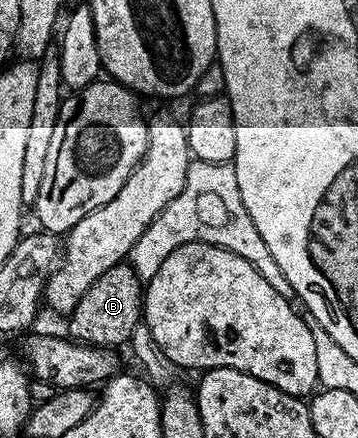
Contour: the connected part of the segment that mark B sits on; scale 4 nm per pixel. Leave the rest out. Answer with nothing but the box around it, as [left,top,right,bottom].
[66,262,144,349]

